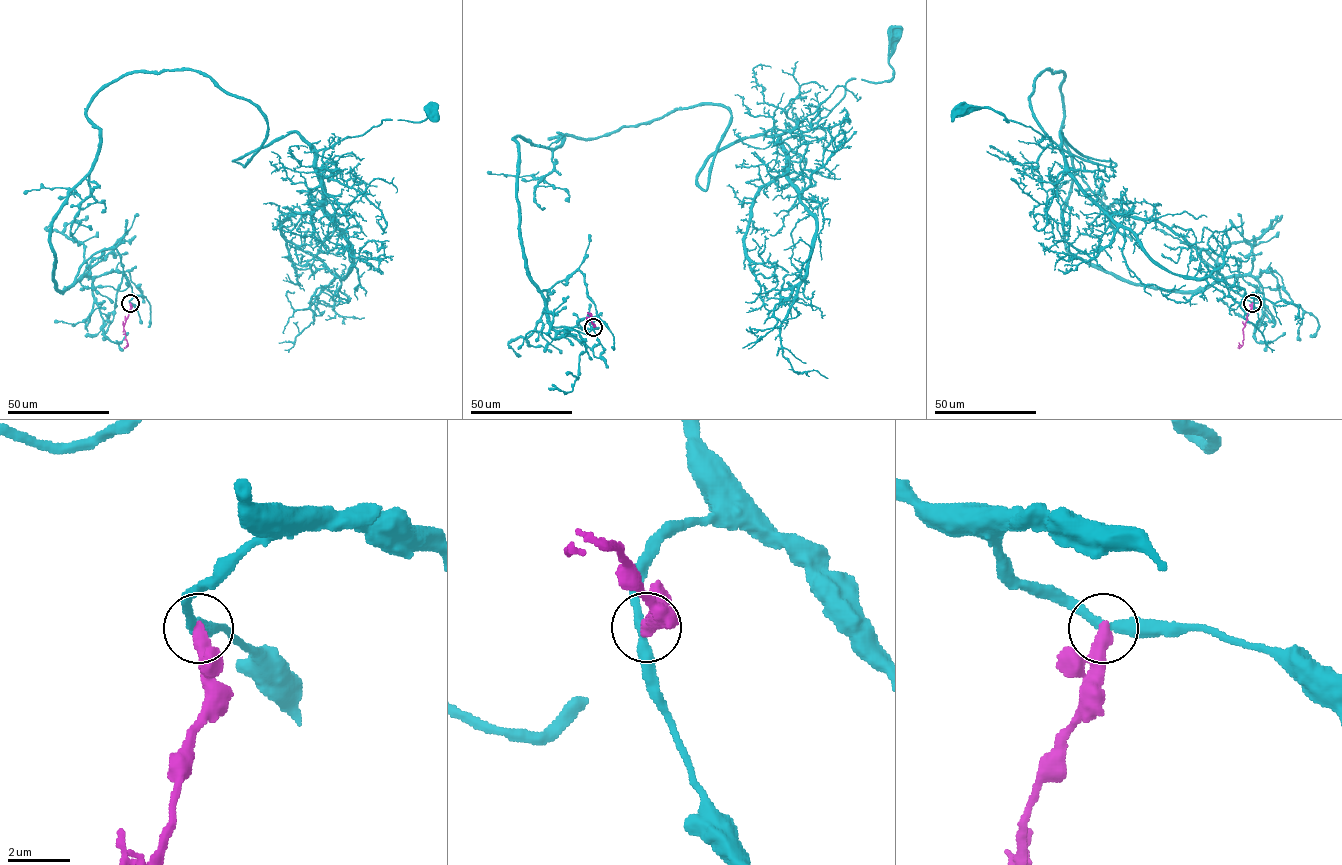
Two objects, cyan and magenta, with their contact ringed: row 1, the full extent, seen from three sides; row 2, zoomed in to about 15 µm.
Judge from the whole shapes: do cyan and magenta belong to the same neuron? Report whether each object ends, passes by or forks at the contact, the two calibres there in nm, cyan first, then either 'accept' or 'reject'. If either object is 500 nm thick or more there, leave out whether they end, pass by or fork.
cyan passes by; magenta ends; calibres 280 and 460 nm; reject

